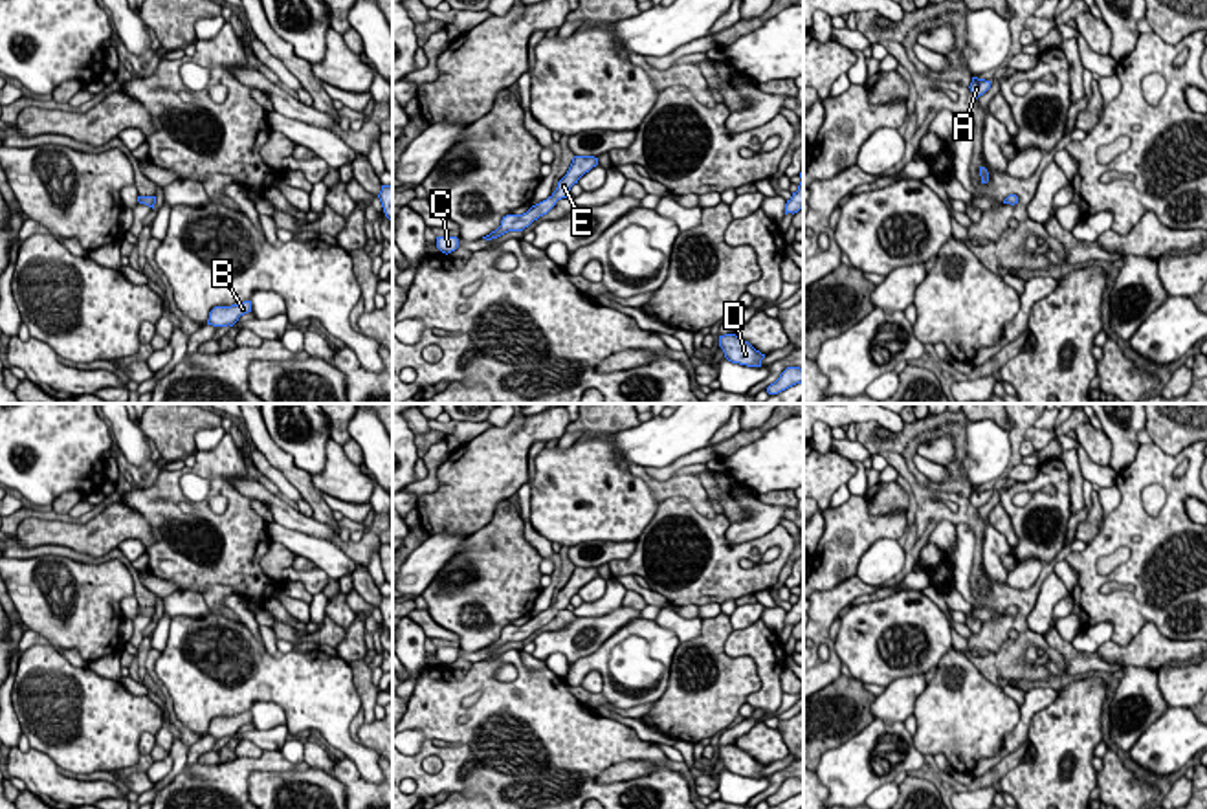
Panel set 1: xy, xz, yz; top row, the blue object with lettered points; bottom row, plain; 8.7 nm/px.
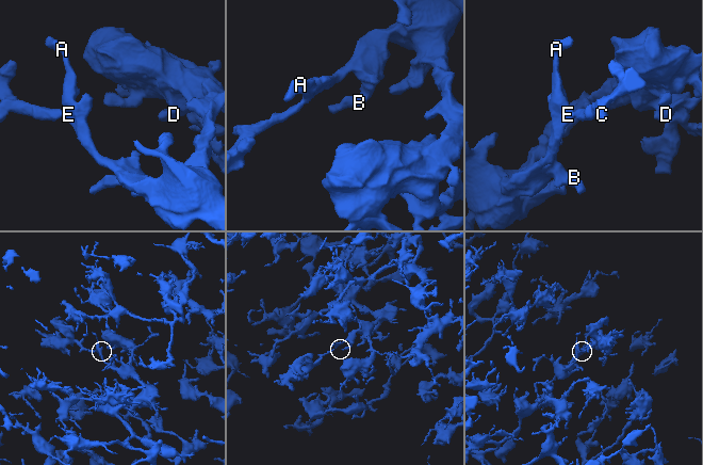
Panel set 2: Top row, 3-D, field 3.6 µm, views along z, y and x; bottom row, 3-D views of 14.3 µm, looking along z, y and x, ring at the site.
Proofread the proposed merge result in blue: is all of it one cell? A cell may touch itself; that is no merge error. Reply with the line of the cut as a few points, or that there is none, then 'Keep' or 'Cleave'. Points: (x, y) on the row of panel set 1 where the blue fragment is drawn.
No split. Keep

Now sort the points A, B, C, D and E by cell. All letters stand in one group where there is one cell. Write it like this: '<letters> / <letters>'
A B C D E

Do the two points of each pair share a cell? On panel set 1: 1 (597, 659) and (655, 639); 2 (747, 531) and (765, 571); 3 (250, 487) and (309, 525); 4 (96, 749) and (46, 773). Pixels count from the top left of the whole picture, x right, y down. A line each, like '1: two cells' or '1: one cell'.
1: one cell
2: two cells
3: one cell
4: two cells

